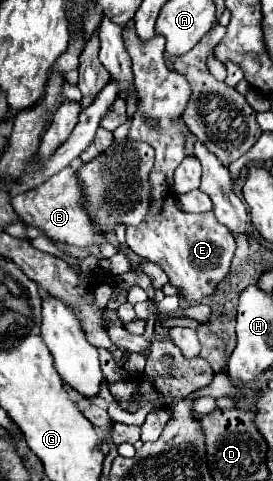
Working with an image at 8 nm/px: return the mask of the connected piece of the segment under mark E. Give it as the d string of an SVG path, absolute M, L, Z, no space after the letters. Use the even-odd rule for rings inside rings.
M130 24L124 26L122 38L132 58L132 70L140 98L128 138L144 140L156 150L156 166L150 174L154 204L140 226L130 226L126 230L126 240L132 252L158 264L168 274L170 284L178 290L178 296L188 302L200 302L206 296L212 296L218 284L226 278L236 242L230 228L220 224L214 212L186 214L174 204L176 194L172 188L172 174L176 166L184 160L184 138L188 134L188 128L182 122L182 108L186 108L190 100L190 84L180 74L166 68L164 36L156 34L154 40L146 40L146 44L142 44L142 40L138 40L138 34L134 32L134 26ZM148 118L156 120L158 126L148 126Z

